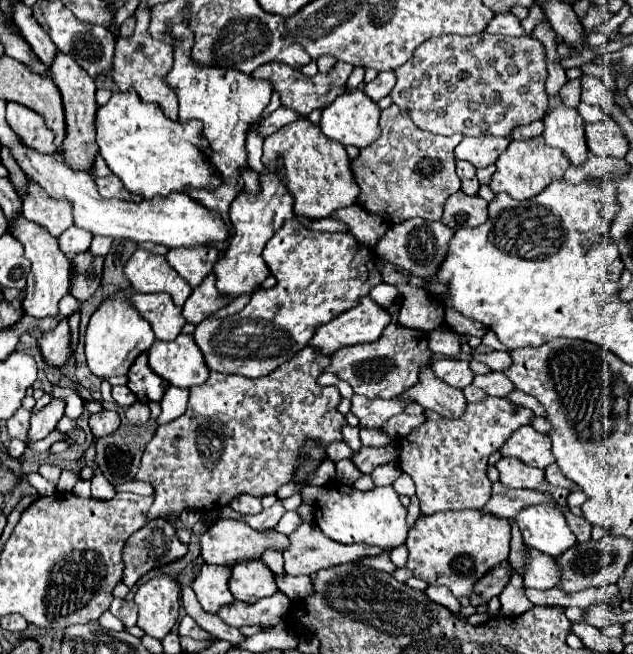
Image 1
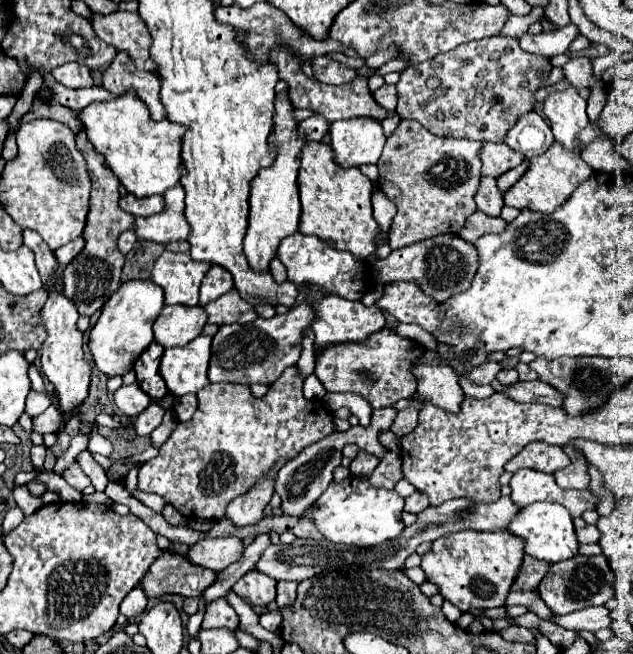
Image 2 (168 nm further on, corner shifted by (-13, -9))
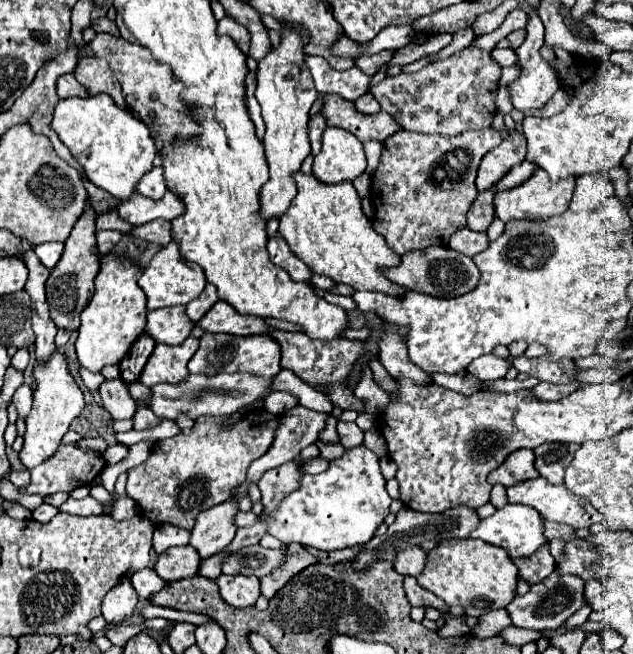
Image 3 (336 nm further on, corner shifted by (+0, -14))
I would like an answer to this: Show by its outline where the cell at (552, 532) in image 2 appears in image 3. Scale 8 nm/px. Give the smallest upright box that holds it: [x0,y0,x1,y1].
[469,505,549,559]

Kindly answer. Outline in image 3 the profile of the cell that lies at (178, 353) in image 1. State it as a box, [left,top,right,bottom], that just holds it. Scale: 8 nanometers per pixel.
[139,337,199,387]

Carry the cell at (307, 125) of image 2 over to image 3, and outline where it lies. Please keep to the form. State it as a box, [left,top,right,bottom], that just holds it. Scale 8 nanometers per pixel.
[309,113,327,155]

